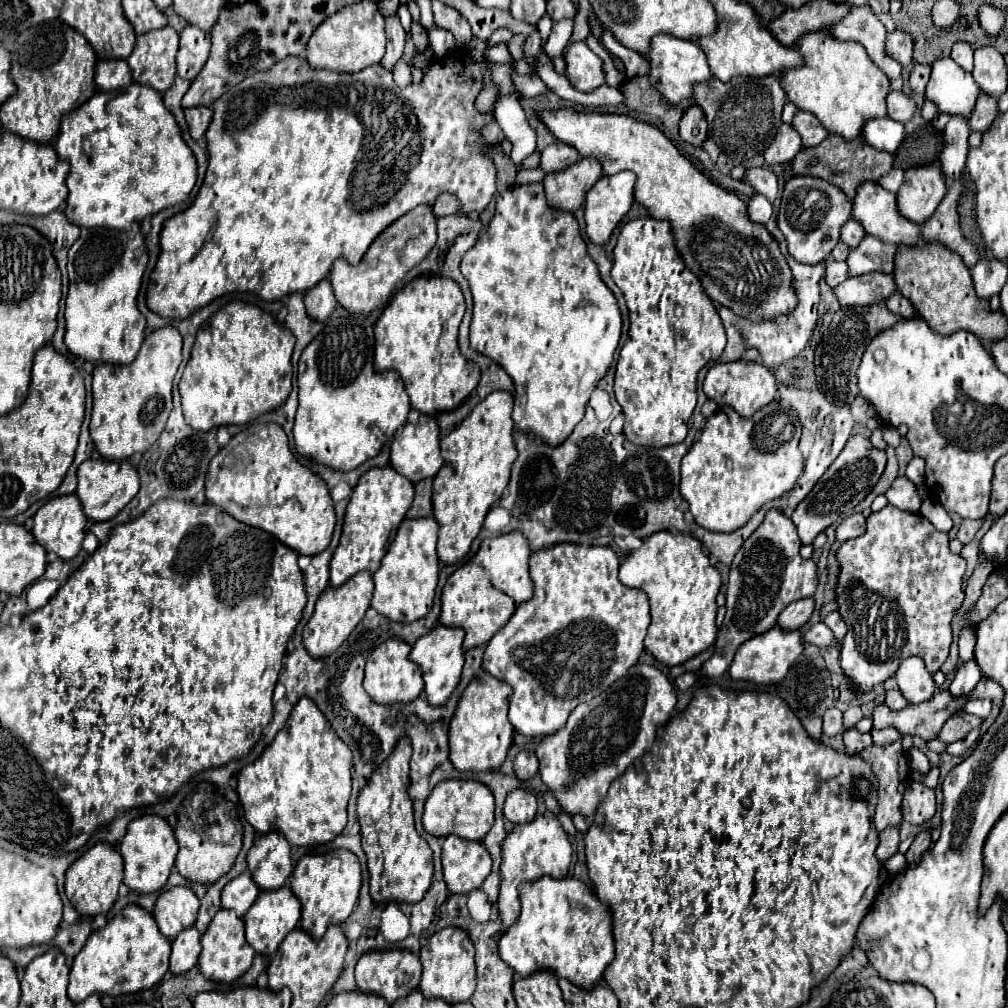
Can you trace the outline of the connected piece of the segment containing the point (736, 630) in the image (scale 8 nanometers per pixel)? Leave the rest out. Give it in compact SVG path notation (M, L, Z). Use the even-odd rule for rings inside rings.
M770 508L764 516L764 522L734 556L726 588L726 618L718 630L714 656L702 666L700 676L722 676L728 670L740 644L770 630L776 624L778 614L782 614L790 602L814 596L818 588L818 566L814 560L800 558L800 546L802 544L798 532L794 530L790 518L782 510Z

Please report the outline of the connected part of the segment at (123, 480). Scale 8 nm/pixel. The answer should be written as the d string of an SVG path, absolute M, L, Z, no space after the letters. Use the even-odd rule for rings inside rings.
M88 458L78 466L78 488L76 496L82 502L86 518L94 522L104 522L114 518L140 490L140 478L136 466L130 460L104 460Z

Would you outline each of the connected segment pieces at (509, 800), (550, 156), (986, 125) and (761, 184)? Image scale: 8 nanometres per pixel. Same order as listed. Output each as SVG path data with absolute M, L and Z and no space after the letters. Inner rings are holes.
M512 790L504 802L504 816L512 824L524 824L536 818L538 800L532 792L526 790Z
M556 142L556 144L548 146L542 152L540 168L544 172L562 172L562 170L566 170L568 166L572 166L578 160L580 160L580 156L572 146L564 144L564 142Z
M980 94L978 96L978 102L970 114L970 128L974 132L986 132L990 130L994 118L998 116L998 108L996 108L996 102L998 98L994 96L988 96L988 94Z
M750 168L744 174L746 182L754 188L754 192L764 194L770 202L776 200L776 174L768 168Z

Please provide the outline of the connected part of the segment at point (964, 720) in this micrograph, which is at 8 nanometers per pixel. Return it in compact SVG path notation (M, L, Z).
M958 712L956 716L952 716L944 726L942 730L938 732L938 740L942 740L944 744L952 744L956 740L962 740L972 728L980 726L982 720L968 714L968 712Z

